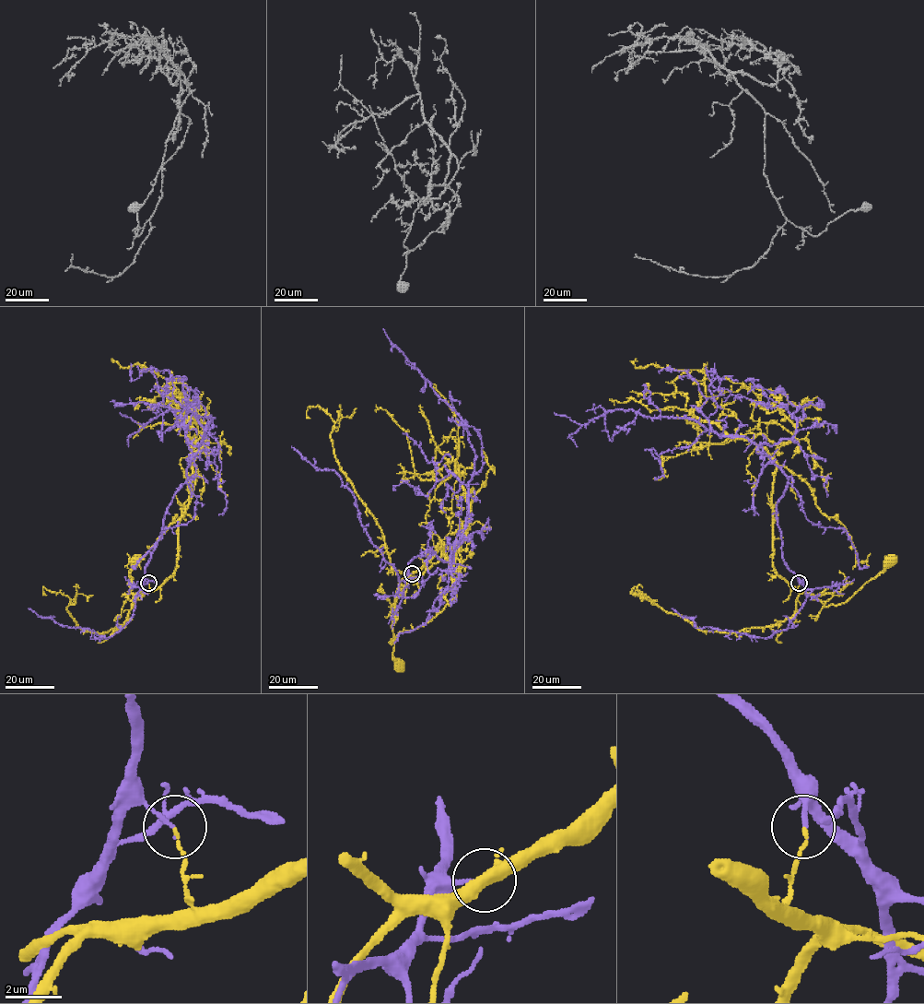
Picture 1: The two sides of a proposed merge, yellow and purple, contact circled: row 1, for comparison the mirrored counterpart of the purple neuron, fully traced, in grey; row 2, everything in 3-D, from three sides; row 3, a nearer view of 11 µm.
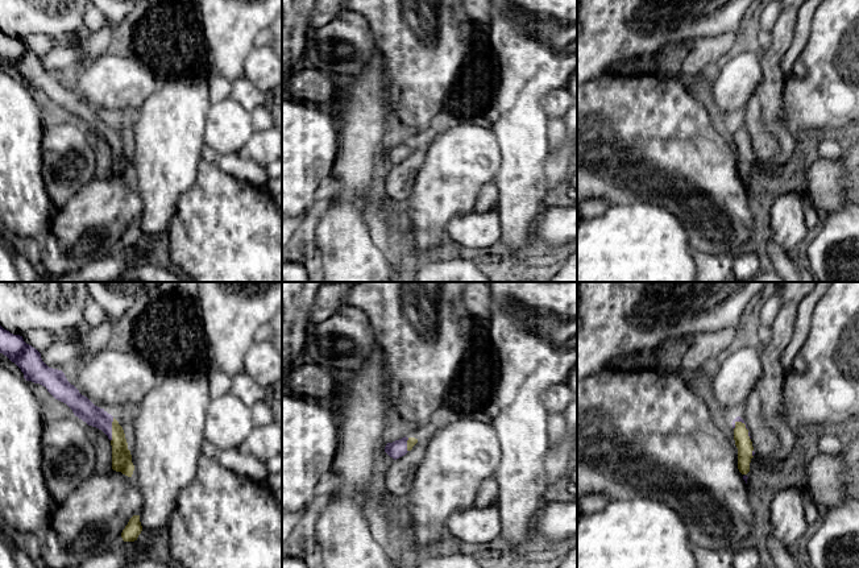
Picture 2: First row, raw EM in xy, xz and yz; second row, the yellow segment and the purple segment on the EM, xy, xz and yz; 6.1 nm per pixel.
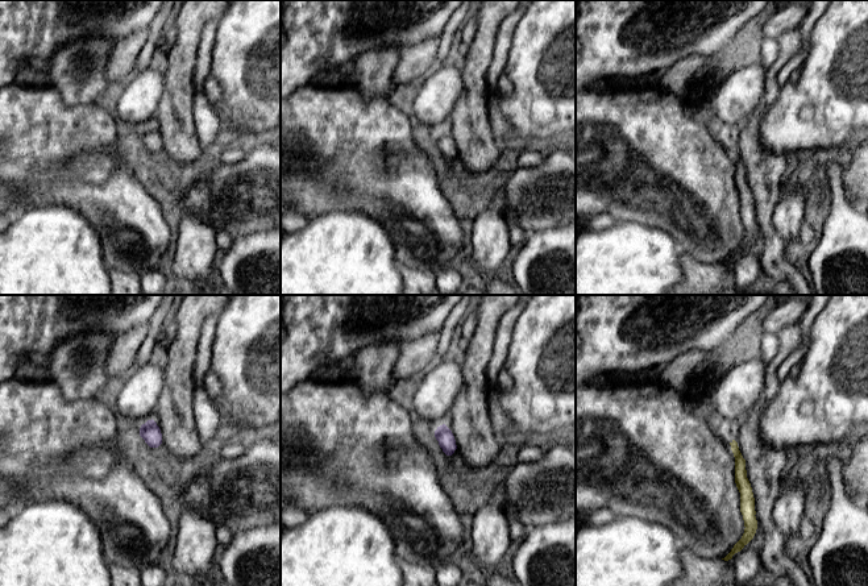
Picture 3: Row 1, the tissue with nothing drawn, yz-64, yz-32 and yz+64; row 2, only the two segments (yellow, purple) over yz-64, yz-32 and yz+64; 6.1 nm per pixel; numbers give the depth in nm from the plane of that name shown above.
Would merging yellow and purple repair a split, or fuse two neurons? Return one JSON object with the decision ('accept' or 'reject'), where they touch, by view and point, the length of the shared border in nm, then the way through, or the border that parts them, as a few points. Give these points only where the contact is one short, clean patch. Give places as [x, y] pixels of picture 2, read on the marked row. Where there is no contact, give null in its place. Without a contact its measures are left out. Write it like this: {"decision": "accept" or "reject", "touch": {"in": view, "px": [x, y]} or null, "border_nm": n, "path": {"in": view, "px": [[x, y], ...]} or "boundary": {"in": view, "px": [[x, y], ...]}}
{"decision": "reject", "touch": {"in": "xy", "px": [112, 430]}, "border_nm": 140}

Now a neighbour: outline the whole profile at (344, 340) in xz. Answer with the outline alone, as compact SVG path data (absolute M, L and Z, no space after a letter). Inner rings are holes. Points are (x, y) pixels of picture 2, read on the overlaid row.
M346 304L312 326L306 351L314 364L353 373L361 368L375 340L369 318L360 308Z

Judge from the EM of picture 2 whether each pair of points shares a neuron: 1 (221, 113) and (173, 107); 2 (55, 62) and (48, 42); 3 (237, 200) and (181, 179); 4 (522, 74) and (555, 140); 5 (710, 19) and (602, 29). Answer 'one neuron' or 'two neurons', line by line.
1: two neurons
2: two neurons
3: two neurons
4: two neurons
5: one neuron

